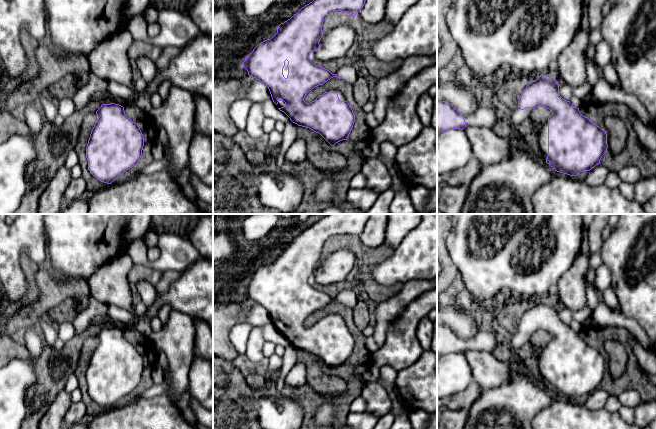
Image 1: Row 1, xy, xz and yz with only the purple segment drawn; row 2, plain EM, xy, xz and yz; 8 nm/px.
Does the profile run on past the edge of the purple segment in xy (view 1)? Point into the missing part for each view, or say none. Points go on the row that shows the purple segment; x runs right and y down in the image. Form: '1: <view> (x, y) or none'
1: none

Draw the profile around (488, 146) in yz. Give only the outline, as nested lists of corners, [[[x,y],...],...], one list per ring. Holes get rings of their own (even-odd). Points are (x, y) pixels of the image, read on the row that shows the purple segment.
[[[468,127],[463,131],[472,146],[473,156],[481,164],[496,164],[506,159],[512,152],[510,139],[502,138],[497,130],[486,127]]]

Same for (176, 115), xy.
[[[172,85],[168,96],[148,116],[167,133],[170,162],[176,170],[188,168],[188,150],[194,136],[195,94]]]

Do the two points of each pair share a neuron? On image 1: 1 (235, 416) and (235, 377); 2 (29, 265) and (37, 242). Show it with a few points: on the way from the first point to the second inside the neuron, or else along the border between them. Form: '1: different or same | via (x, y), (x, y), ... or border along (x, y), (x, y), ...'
1: same | via (235, 406), (235, 387)
2: different | border along (23, 252), (20, 262), (25, 273), (25, 282)

